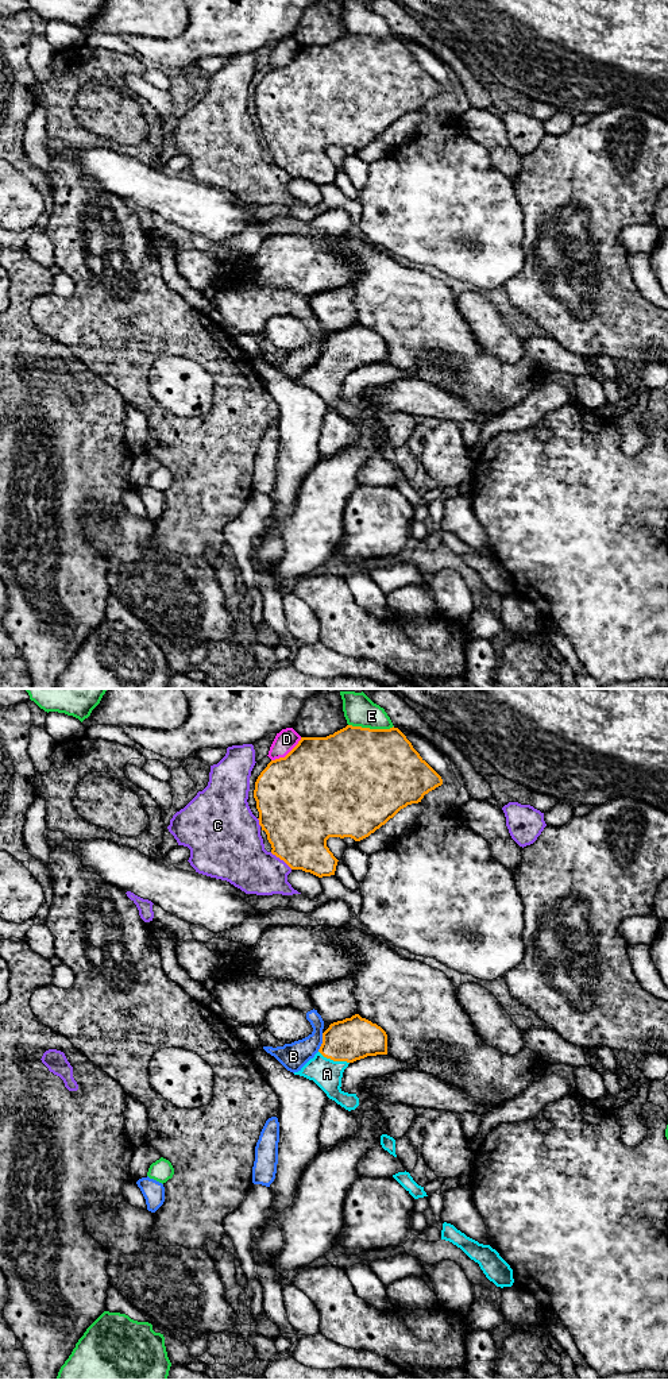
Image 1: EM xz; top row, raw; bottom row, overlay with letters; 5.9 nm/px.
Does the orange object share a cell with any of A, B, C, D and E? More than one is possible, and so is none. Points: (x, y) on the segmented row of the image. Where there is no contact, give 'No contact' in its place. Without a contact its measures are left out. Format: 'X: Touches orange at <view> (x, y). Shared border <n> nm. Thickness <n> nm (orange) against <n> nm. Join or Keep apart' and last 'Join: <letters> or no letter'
A: Touches orange at xz (334, 1060). Shared border 200 nm. Thickness 260 nm (orange) against 180 nm. Join
B: Touches orange at xz (323, 1043). Shared border 120 nm. Thickness 260 nm (orange) against 160 nm. Keep apart
C: Touches orange at xz (281, 859). Shared border 170 nm. Thickness 400 nm (orange) against 320 nm. Keep apart
D: Touches orange at xz (288, 754). Shared border 240 nm. Thickness 500 nm (orange) against 120 nm. Keep apart
E: Touches orange at xz (371, 729). Shared border 280 nm. Thickness 500 nm (orange) against 190 nm. Keep apart
Join: A

